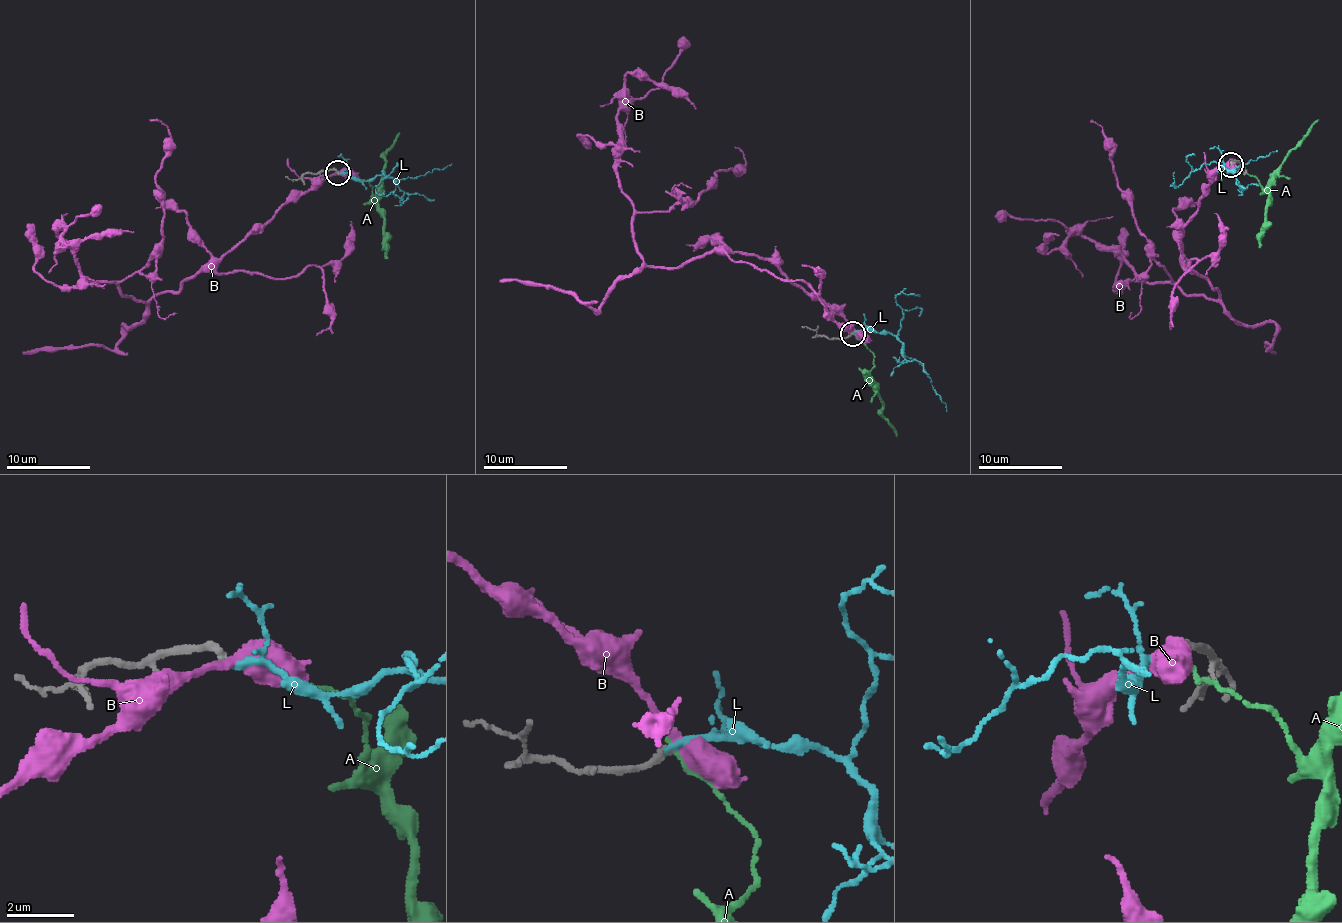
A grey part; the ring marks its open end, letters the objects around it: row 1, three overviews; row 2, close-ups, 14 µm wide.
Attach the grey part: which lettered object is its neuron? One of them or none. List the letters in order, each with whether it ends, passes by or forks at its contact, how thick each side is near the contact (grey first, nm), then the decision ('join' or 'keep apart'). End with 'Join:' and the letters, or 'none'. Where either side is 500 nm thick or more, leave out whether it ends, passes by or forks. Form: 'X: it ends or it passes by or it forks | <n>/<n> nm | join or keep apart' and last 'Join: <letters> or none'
A: it ends | 200/130 nm | keep apart
B: it passes by | 200/420 nm | keep apart
L: it ends | 200/180 nm | join
Join: L

